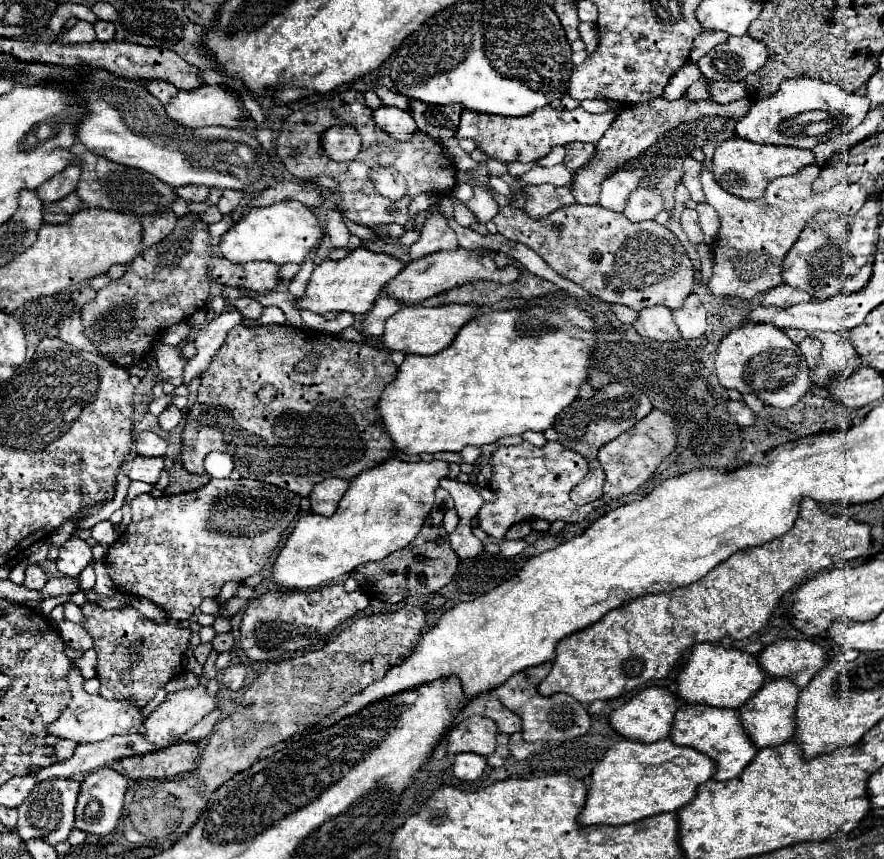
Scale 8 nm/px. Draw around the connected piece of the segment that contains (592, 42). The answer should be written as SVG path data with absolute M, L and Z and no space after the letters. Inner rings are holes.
M580 23L580 39L586 43L586 55L590 57L598 45L598 31L594 23Z

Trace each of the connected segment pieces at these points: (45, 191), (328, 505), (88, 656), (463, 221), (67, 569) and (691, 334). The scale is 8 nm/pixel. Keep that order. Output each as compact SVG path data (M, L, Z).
M76 165L64 169L60 175L54 175L48 183L40 185L40 189L36 191L36 195L40 197L42 203L52 203L52 201L60 201L66 195L70 195L76 189L80 177L80 169Z
M336 477L334 479L324 479L322 483L318 483L308 497L310 503L312 503L312 513L330 517L336 511L338 501L346 493L346 489L348 489L348 481L336 479Z
M86 649L80 657L76 657L74 663L80 667L80 671L86 679L92 679L96 675L96 669L94 669L96 667L96 651L94 649Z
M446 193L446 197L450 197L450 199L454 201L454 219L456 219L462 227L470 227L470 225L476 221L474 213L472 213L462 201L458 201L456 197L452 197L452 193Z
M70 537L62 547L56 557L56 567L62 575L66 577L78 577L78 573L90 565L92 561L92 549L88 543L80 537Z
M688 295L684 305L674 311L676 325L682 333L684 339L698 339L706 333L708 323L706 323L706 307L698 299L698 295Z

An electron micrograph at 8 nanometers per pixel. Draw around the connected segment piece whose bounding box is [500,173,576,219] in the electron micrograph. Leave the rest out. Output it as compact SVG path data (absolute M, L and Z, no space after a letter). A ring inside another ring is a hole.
M508 173L501 175L500 178L509 184L512 192L520 189L527 194L523 211L534 219L542 219L562 207L576 203L574 195L572 195L572 181L564 187L554 187L551 184L522 186L516 183L515 178Z

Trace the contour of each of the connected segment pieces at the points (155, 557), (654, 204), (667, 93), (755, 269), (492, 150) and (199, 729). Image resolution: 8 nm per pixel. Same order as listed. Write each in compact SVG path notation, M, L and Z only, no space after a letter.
M212 479L202 489L182 495L152 497L150 493L142 493L130 503L132 521L126 531L108 547L104 557L106 571L118 593L150 599L164 609L170 619L186 621L206 597L216 599L224 583L242 583L246 577L264 569L288 537L298 517L300 499L300 495L288 489L252 479Z
M638 187L624 209L624 215L630 221L654 219L660 211L664 211L664 197L654 187Z
M692 61L684 63L684 67L680 67L680 71L676 71L676 75L674 75L674 77L668 81L668 85L664 87L662 97L664 97L664 99L670 99L670 101L682 97L684 91L686 91L694 81L698 81L698 79L702 77L698 71L700 71L700 69L698 69L696 63L692 63Z
M812 165L812 167L800 169L796 175L774 179L762 197L750 199L750 201L734 197L728 191L724 191L716 183L716 179L710 171L700 173L700 183L702 183L702 191L706 195L706 203L710 203L720 215L720 231L718 231L718 241L716 241L716 249L714 249L714 273L708 281L708 289L714 295L752 299L754 295L770 291L782 283L780 273L782 273L782 261L784 261L786 253L796 243L796 239L800 237L800 231L806 227L806 223L812 219L812 215L816 215L820 209L828 209L824 193L816 195L810 187L812 181L818 177L818 173L820 173L820 167Z
M550 105L542 107L540 111L534 111L526 117L502 117L502 115L484 115L476 111L462 111L462 121L458 127L456 137L461 139L474 139L478 149L486 153L490 159L498 159L504 163L530 163L546 157L552 147L556 145L568 145L572 141L588 141L598 143L604 135L604 131L614 123L618 117L618 111L606 111L606 113L589 113L582 107L574 111L566 109L554 109Z
M214 709L214 711L212 711L210 715L206 715L198 725L194 725L186 735L182 735L180 739L176 739L176 743L182 743L182 741L194 741L194 743L196 743L196 741L204 741L204 739L212 733L218 717L220 717L220 709Z

